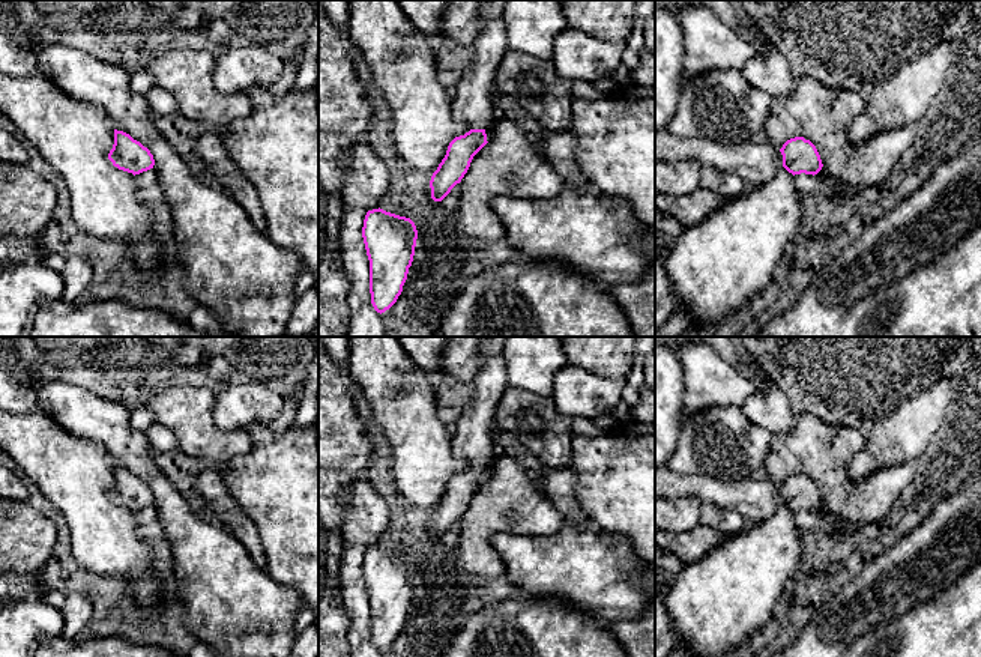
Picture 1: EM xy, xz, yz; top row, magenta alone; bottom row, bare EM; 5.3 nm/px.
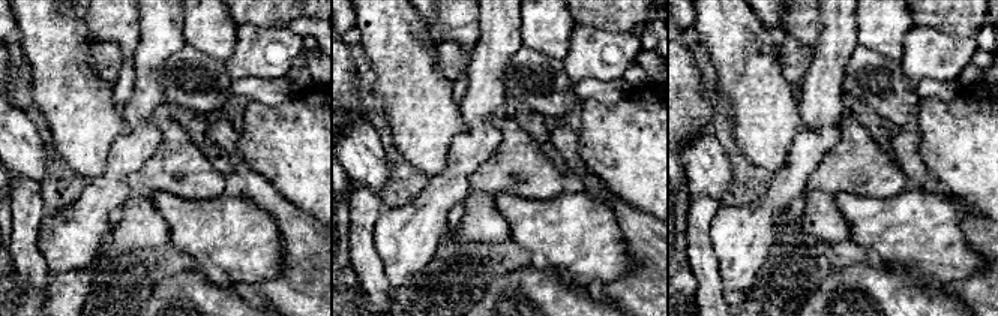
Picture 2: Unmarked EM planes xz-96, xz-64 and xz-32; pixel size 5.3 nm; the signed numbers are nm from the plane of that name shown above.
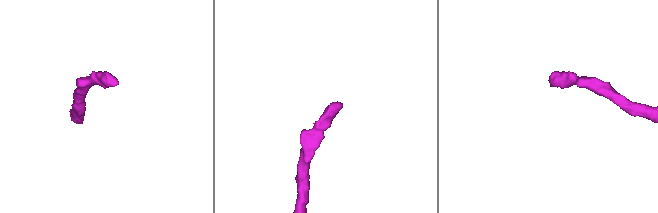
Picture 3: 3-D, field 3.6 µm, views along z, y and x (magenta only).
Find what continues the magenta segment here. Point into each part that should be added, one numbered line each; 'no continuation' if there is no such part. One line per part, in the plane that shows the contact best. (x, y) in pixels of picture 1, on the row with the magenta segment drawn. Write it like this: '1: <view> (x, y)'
1: yz (756, 164)

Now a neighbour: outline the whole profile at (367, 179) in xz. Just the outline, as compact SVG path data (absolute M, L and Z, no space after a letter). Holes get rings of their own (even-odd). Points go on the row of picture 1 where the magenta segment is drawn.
M370 144L355 146L343 159L347 167L343 188L343 206L379 209L389 188L389 173L385 162Z

